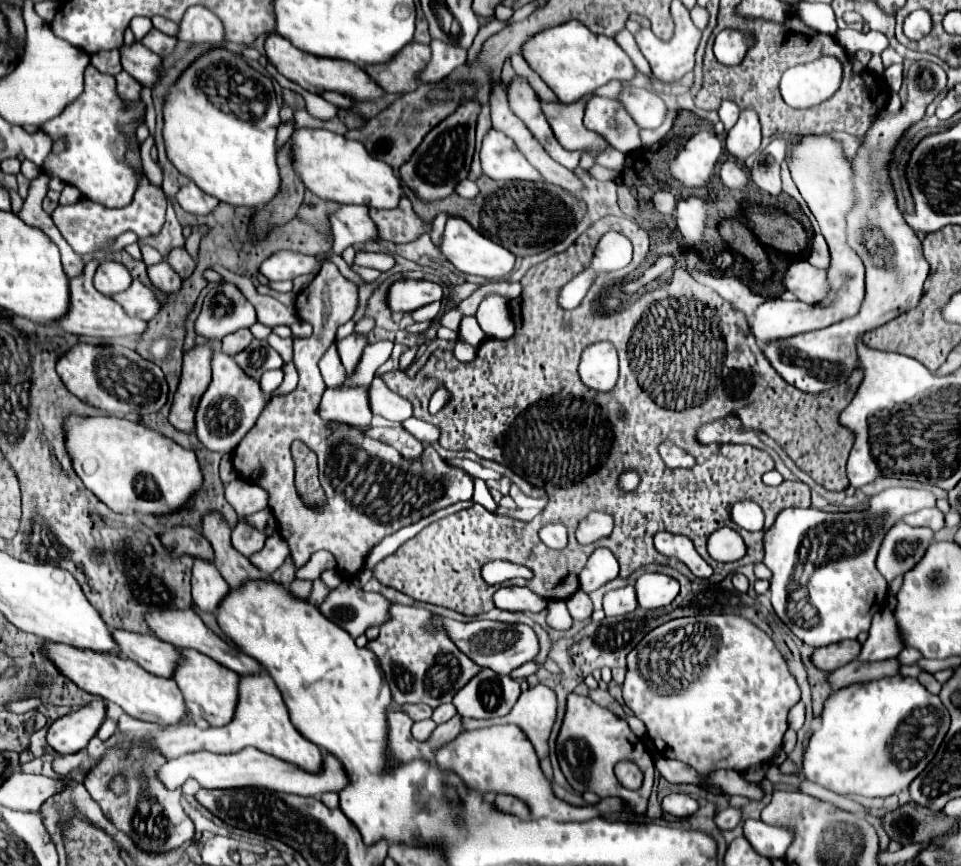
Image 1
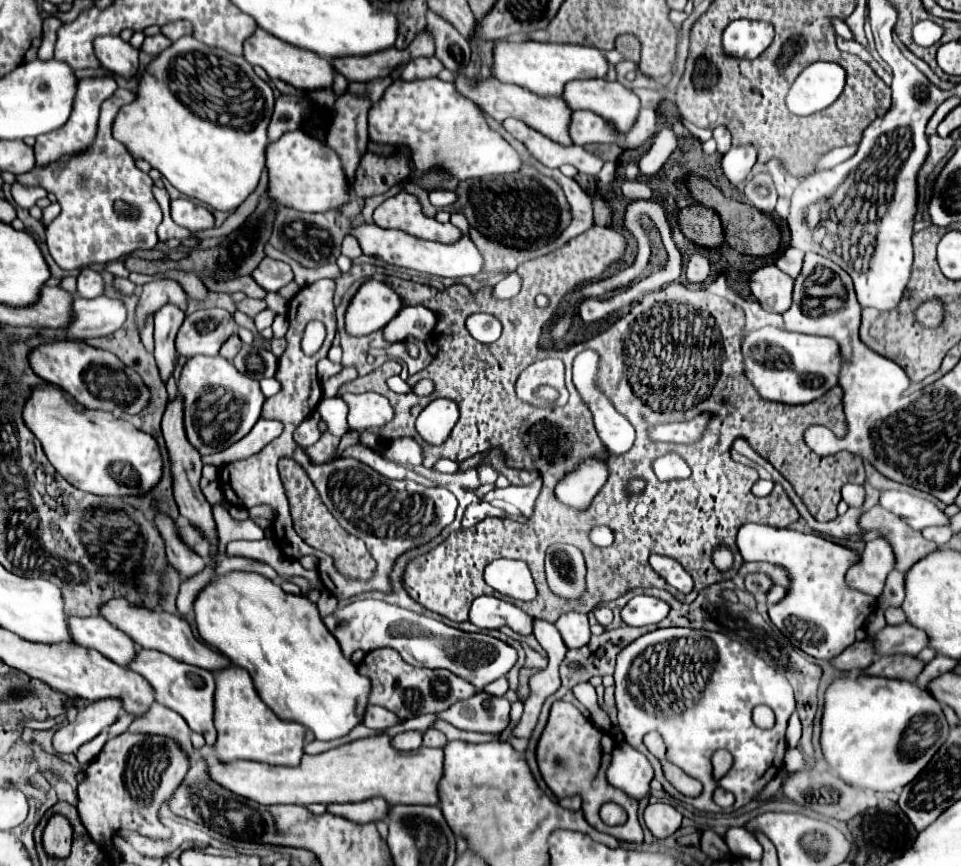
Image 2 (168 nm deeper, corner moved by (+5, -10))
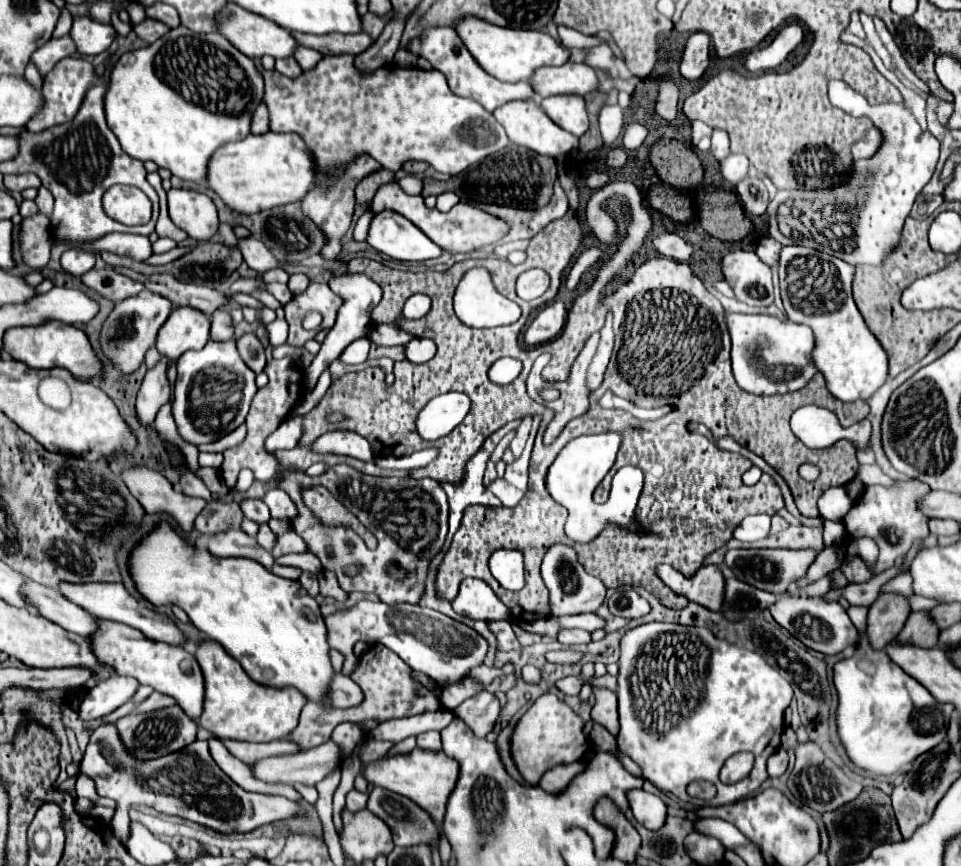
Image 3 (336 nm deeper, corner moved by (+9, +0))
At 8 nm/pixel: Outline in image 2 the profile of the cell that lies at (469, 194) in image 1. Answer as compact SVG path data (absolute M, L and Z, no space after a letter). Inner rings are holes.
M437 189L433 193L429 193L429 201L437 207L443 209L447 205L453 205L457 201L457 193L455 191L447 191L447 189Z

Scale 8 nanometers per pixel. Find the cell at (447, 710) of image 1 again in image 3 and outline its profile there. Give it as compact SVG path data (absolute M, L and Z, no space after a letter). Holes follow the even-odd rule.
M427 731L417 735L417 747L427 751L441 751L441 735L437 731Z

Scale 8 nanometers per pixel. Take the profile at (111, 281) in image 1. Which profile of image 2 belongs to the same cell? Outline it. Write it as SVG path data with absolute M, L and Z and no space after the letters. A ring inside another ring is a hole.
M89 267L81 269L81 273L79 273L79 277L77 277L77 293L79 293L81 297L93 299L93 297L101 297L103 291L105 291L105 281L103 281L103 277L101 277L97 271L89 269Z

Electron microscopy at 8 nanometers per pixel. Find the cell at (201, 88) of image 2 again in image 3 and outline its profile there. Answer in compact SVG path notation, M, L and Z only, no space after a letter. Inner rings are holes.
M179 25L179 27L171 29L167 35L163 35L161 39L157 39L155 43L151 43L151 45L147 45L143 49L137 49L137 51L123 53L117 59L117 63L113 65L113 69L109 73L109 85L107 85L107 93L105 93L105 99L103 99L103 107L105 107L107 125L117 135L117 139L119 139L119 143L125 149L127 155L131 155L131 157L135 157L139 161L155 161L159 167L169 169L173 175L177 175L181 179L203 183L203 179L205 179L205 165L207 165L209 157L213 155L213 151L217 147L221 147L223 143L245 139L249 135L249 117L253 115L253 107L257 107L261 103L261 95L263 95L263 79L257 73L253 59L249 59L247 55L237 51L219 33L195 33L195 31Z

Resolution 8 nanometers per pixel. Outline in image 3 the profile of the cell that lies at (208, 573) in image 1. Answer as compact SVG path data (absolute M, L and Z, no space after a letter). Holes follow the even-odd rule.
M133 465L129 469L123 469L121 471L121 477L125 481L125 485L129 487L129 491L133 493L133 497L143 505L143 509L147 513L167 513L171 519L175 519L175 523L179 523L179 527L189 533L193 529L193 521L195 517L199 515L199 511L205 507L205 499L199 499L199 497L189 497L185 493L179 493L173 489L173 485L159 473L159 471L153 471L145 465Z

